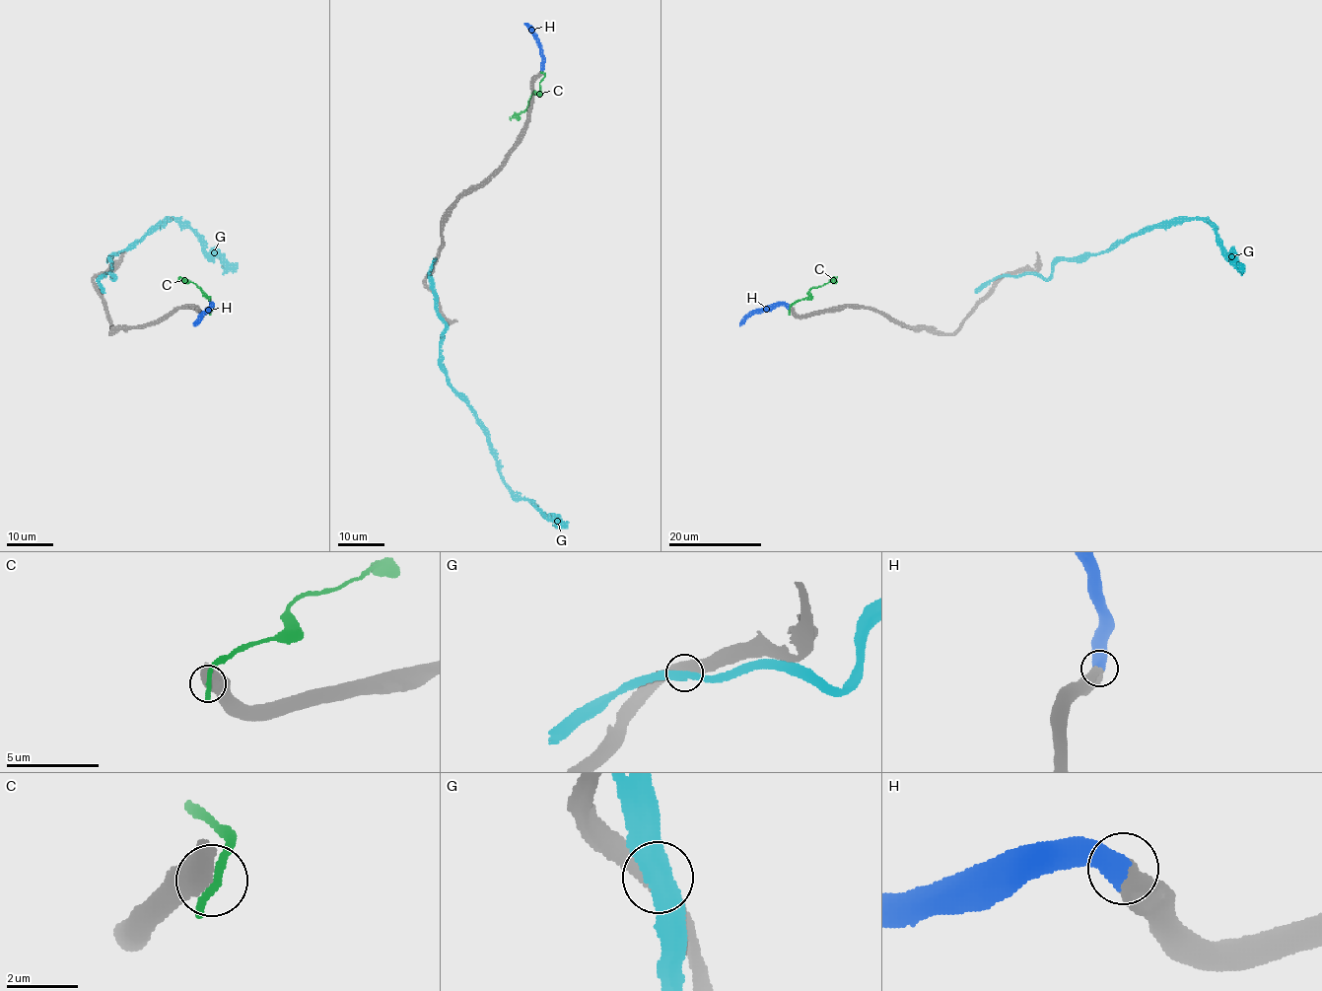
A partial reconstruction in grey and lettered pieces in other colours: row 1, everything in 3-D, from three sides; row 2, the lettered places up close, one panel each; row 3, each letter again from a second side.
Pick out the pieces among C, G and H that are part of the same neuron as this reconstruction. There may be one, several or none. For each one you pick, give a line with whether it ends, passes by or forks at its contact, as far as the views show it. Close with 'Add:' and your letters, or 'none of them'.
H: It ends there
Add: H

